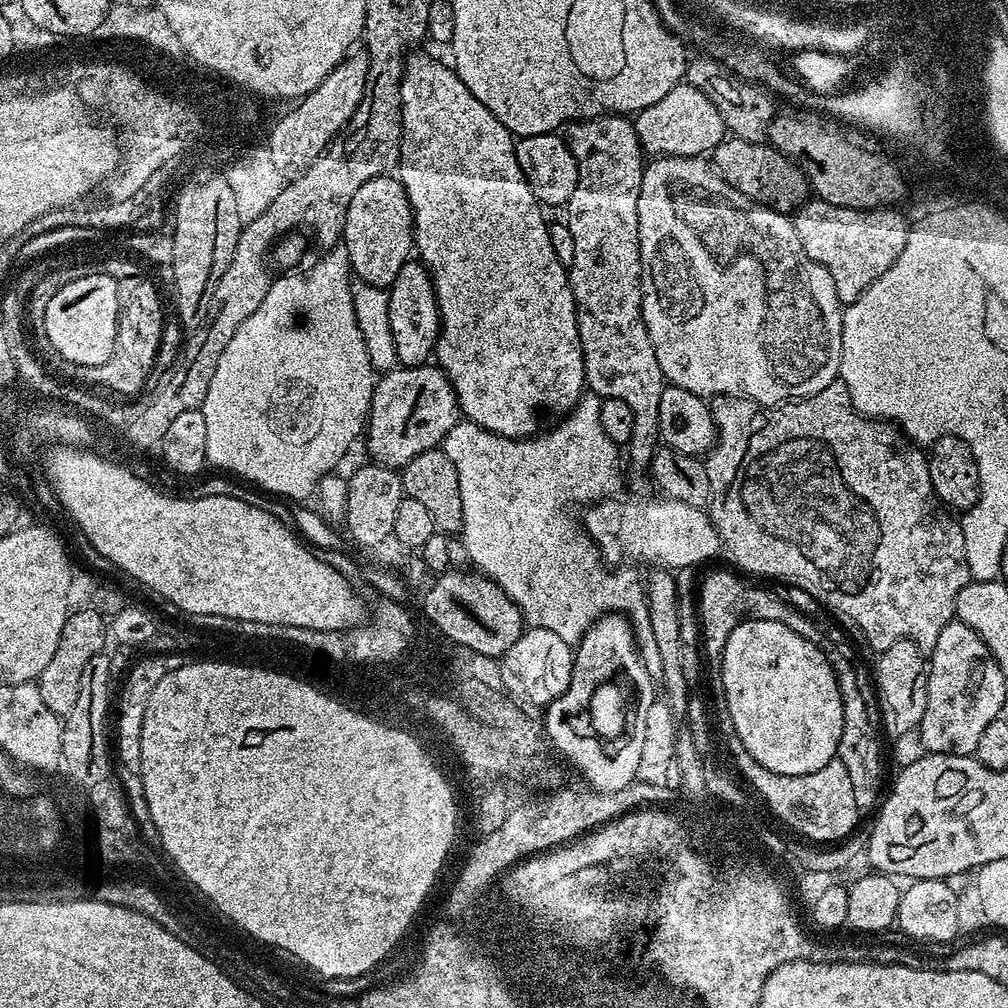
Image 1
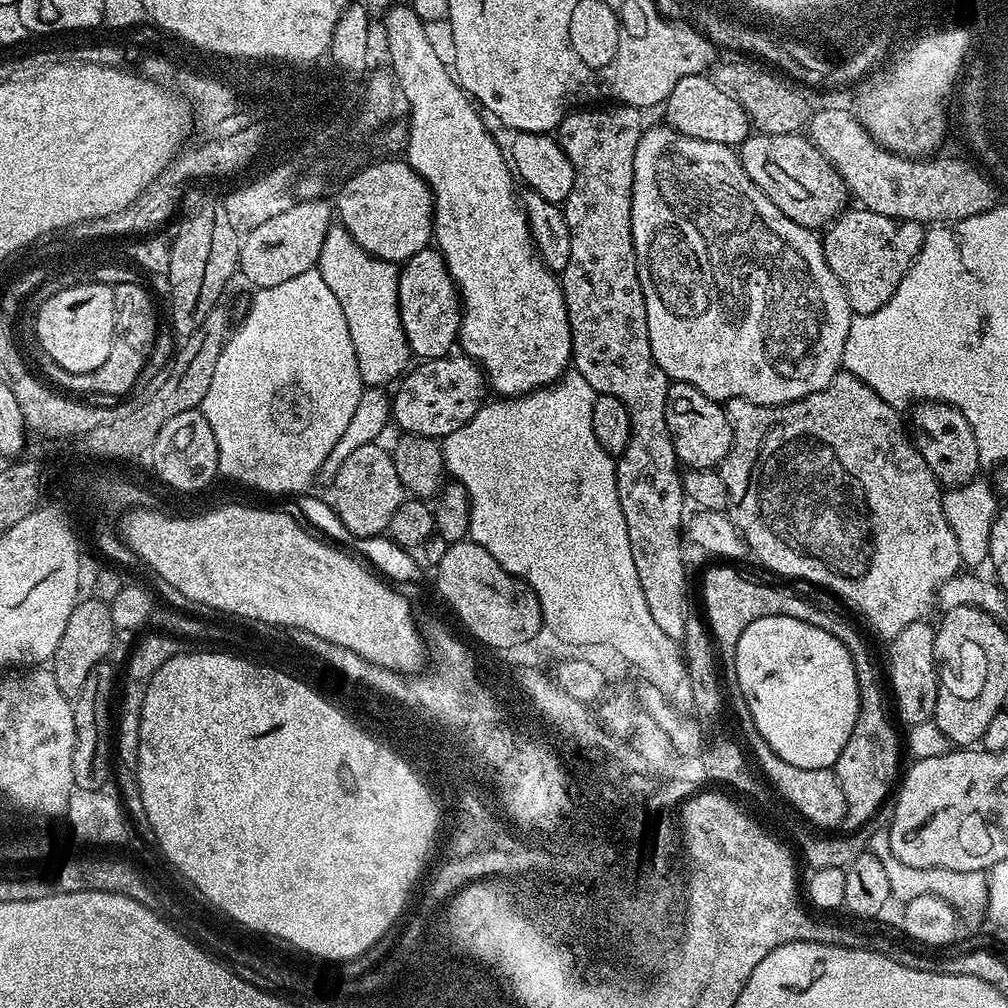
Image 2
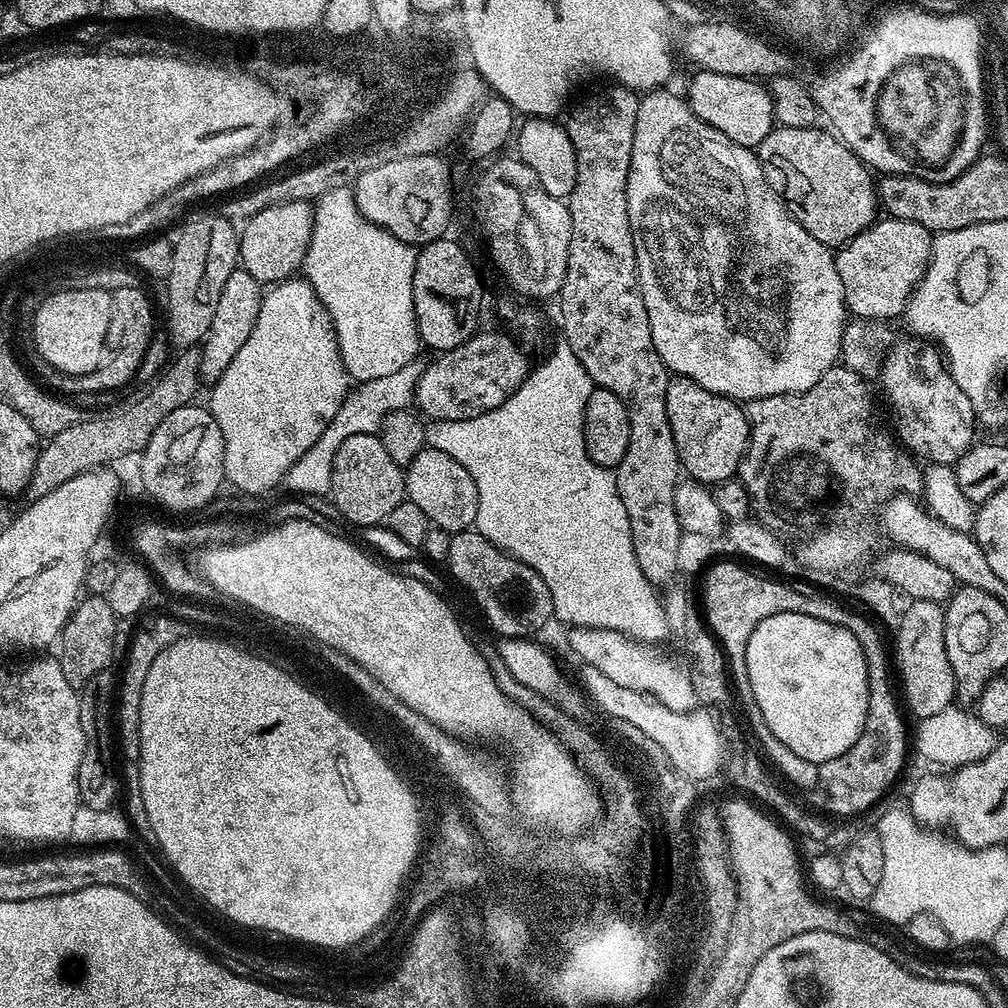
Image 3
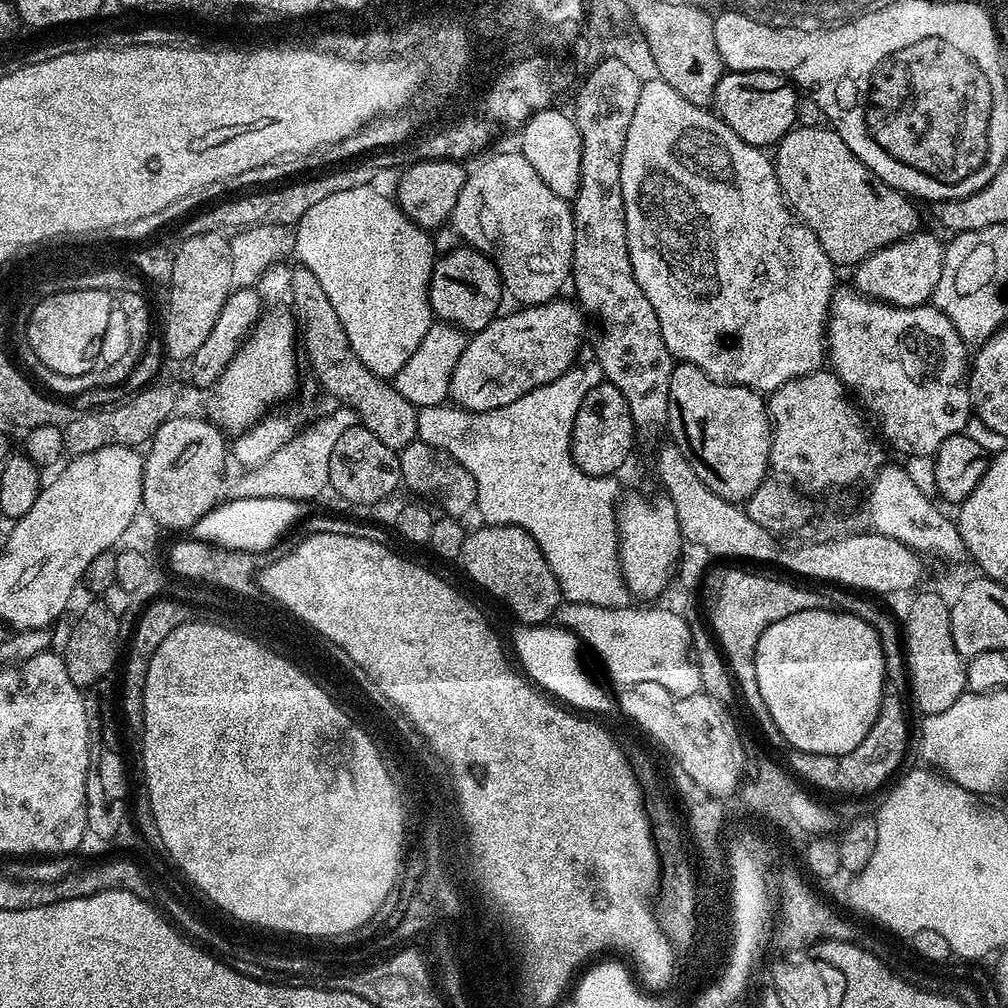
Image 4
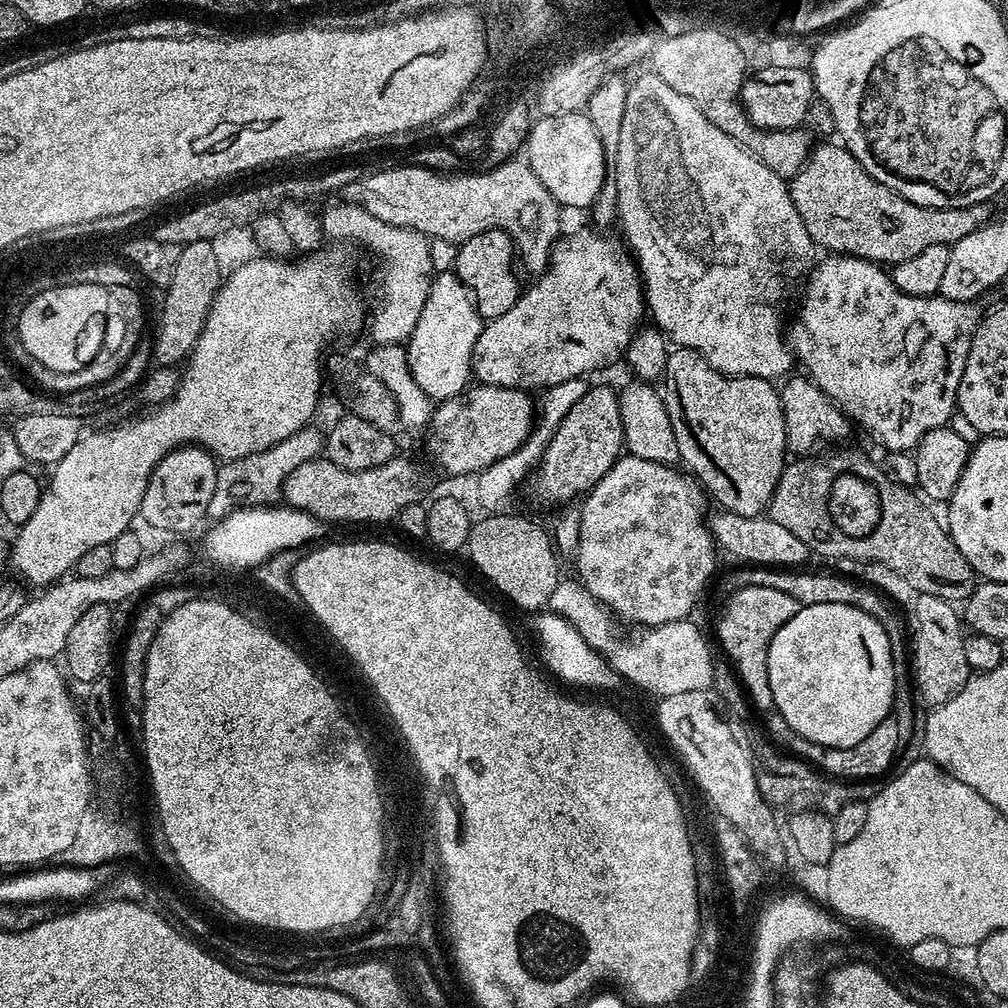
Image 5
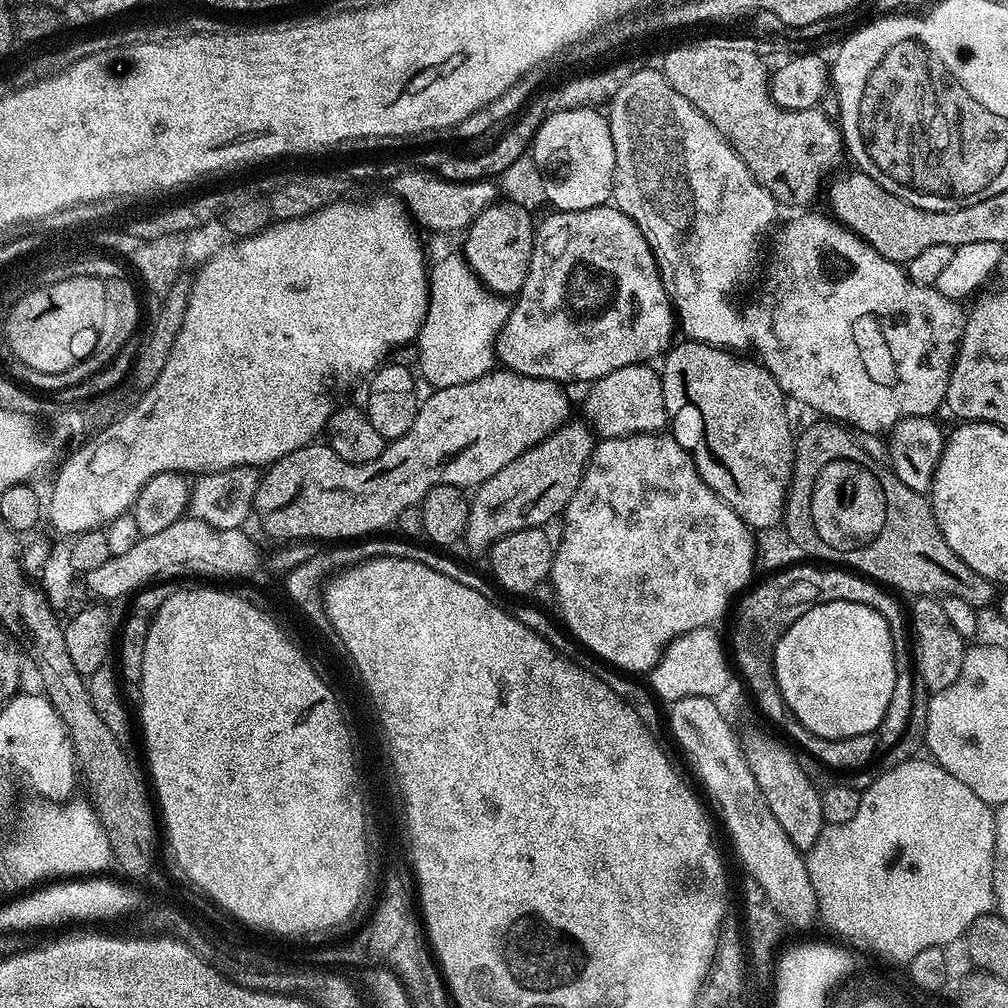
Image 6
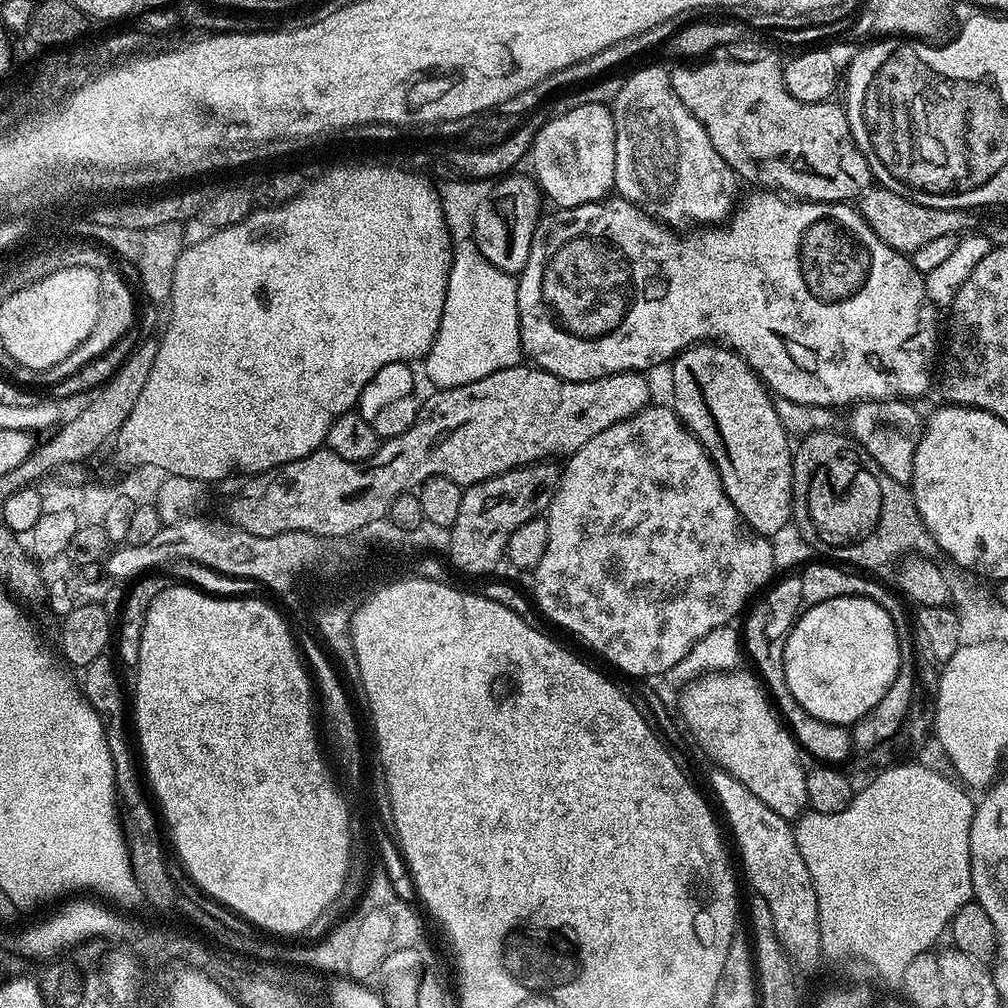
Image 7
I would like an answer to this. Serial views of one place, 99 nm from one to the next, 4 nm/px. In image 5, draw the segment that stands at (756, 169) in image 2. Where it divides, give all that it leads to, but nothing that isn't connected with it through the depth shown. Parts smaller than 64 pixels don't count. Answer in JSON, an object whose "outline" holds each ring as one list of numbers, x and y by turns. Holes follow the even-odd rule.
{"outline":[[820,142,820,145,809,151,808,159,795,176,791,177,788,192,792,196,794,206,806,222,806,230,817,245,820,244,832,254,857,256,870,260,881,266,895,266,906,262,906,258,914,258,914,254,922,254,922,250,939,244,954,245,964,240,966,234,977,232,979,228,991,221,992,204,971,204,965,208,935,208,934,206,918,206,906,198,899,196,890,186,882,186,864,167,850,154,847,148,839,143]]}

